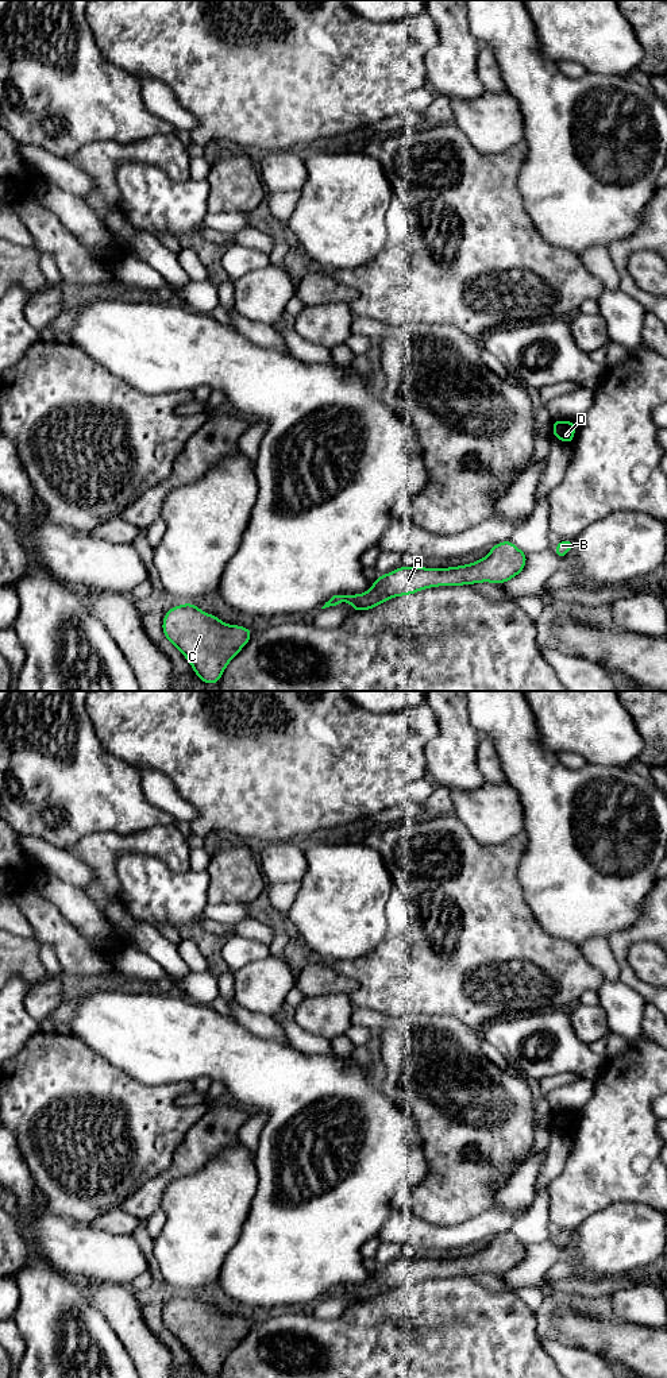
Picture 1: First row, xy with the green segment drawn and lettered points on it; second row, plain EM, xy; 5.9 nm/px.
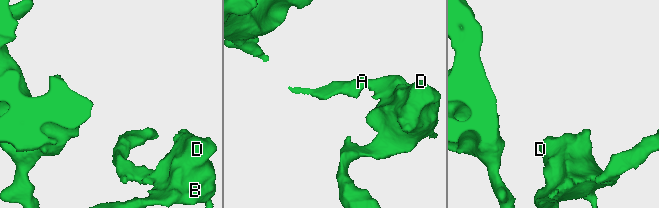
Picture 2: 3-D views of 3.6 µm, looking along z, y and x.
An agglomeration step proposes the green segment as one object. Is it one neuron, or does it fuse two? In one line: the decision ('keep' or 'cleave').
keep

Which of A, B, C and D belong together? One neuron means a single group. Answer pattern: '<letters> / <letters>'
A B C D

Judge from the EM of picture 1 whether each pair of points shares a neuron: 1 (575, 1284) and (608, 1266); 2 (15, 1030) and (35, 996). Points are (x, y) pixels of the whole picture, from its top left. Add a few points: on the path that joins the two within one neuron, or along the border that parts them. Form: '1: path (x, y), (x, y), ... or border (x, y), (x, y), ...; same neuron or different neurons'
1: border (582, 1273), (590, 1277), (613, 1277); different neurons
2: border (29, 988), (24, 996), (24, 1008), (39, 1021); different neurons

